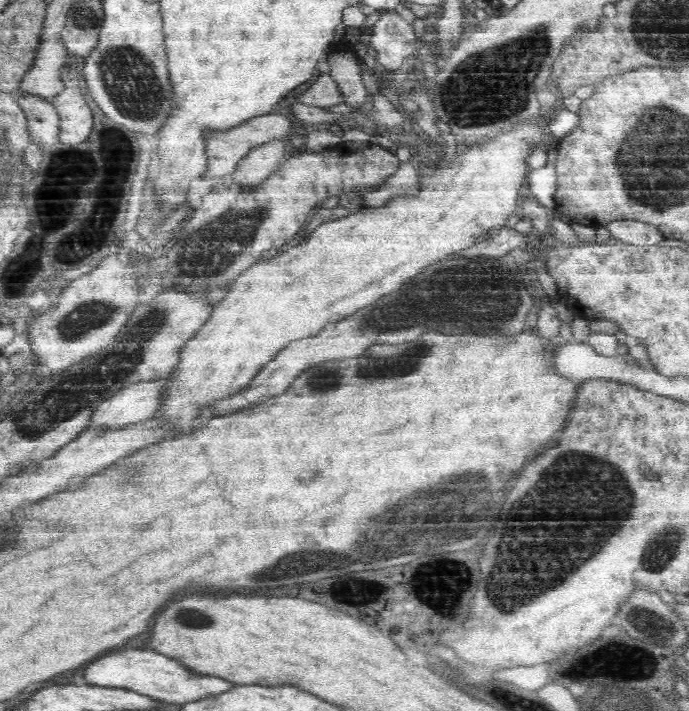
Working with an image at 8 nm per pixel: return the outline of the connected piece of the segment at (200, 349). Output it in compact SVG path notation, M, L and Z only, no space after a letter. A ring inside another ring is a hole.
M538 118L524 119L523 121L516 121L509 124L506 128L498 129L492 134L486 133L479 136L475 140L468 141L466 150L462 152L456 152L452 158L448 156L440 155L440 158L436 158L432 162L431 167L418 167L417 174L418 180L416 180L416 192L400 192L400 194L394 194L390 196L382 206L360 206L359 209L355 209L355 212L348 213L348 216L344 216L342 220L327 220L322 224L316 225L309 233L301 233L296 240L290 243L290 246L286 245L279 250L279 253L272 258L263 258L262 256L251 264L248 268L245 268L237 277L236 280L230 284L230 290L226 297L217 303L217 310L213 313L213 316L206 324L198 331L198 334L188 340L184 351L180 354L180 362L175 374L171 375L172 390L164 402L164 408L162 412L158 412L154 418L173 418L173 420L179 420L183 422L182 430L187 432L186 428L190 426L192 428L192 418L195 414L210 400L216 397L223 397L230 391L235 391L240 387L243 387L250 379L251 376L263 365L270 357L273 357L278 353L288 342L300 337L309 337L315 335L326 323L337 321L346 316L350 316L359 310L360 308L367 307L368 304L379 300L382 294L388 294L392 290L397 290L402 286L402 282L406 283L410 276L418 274L424 267L428 267L430 264L439 262L444 258L455 255L456 252L466 251L467 248L475 246L480 240L489 238L493 233L501 229L504 224L508 224L508 220L514 216L514 213L520 212L520 203L522 197L520 192L528 186L526 178L531 172L531 168L528 166L528 158L532 156L534 150L544 146L547 142L550 134L546 124L540 121Z

